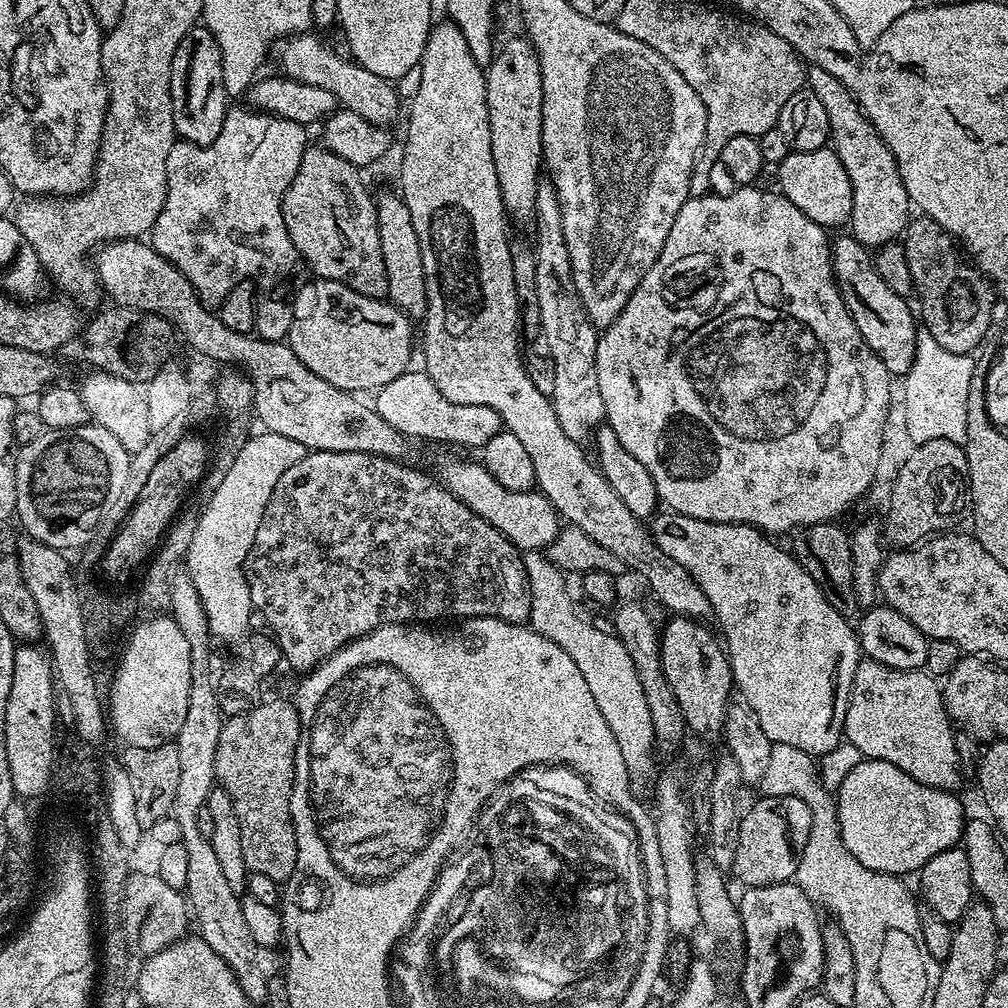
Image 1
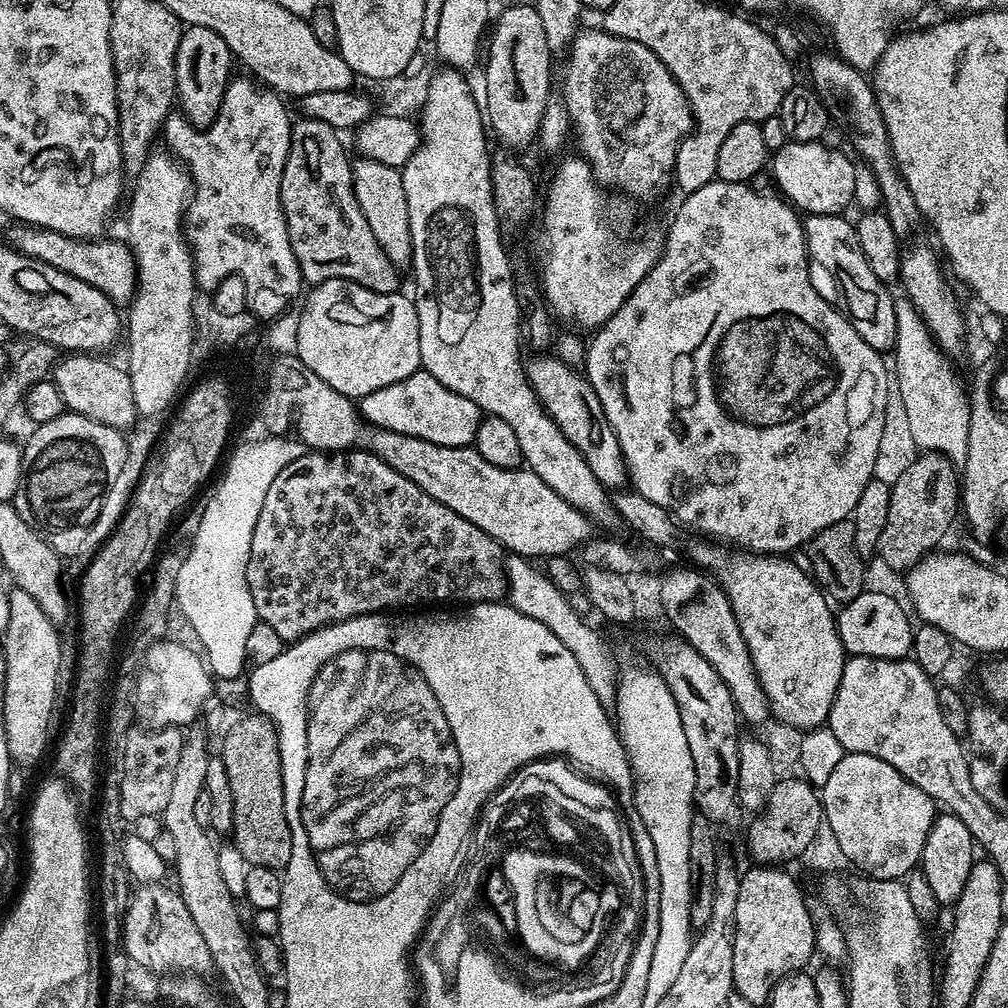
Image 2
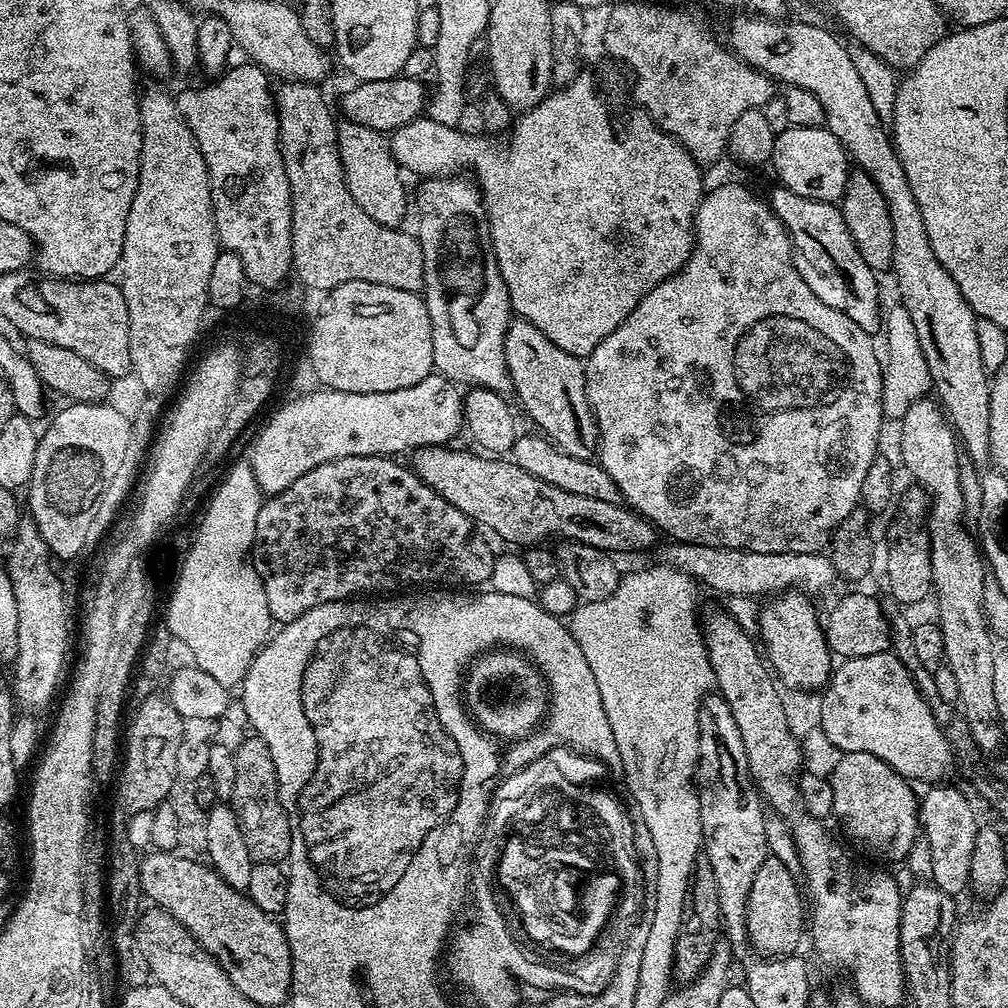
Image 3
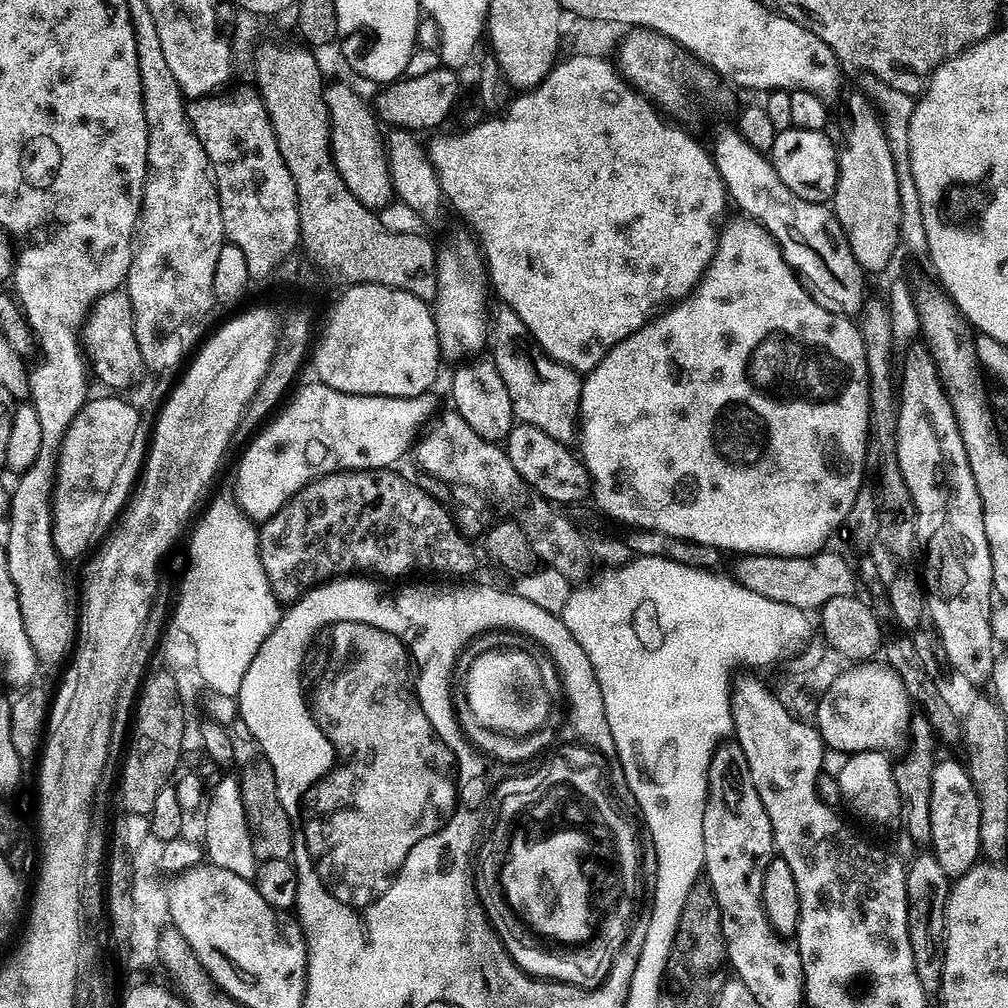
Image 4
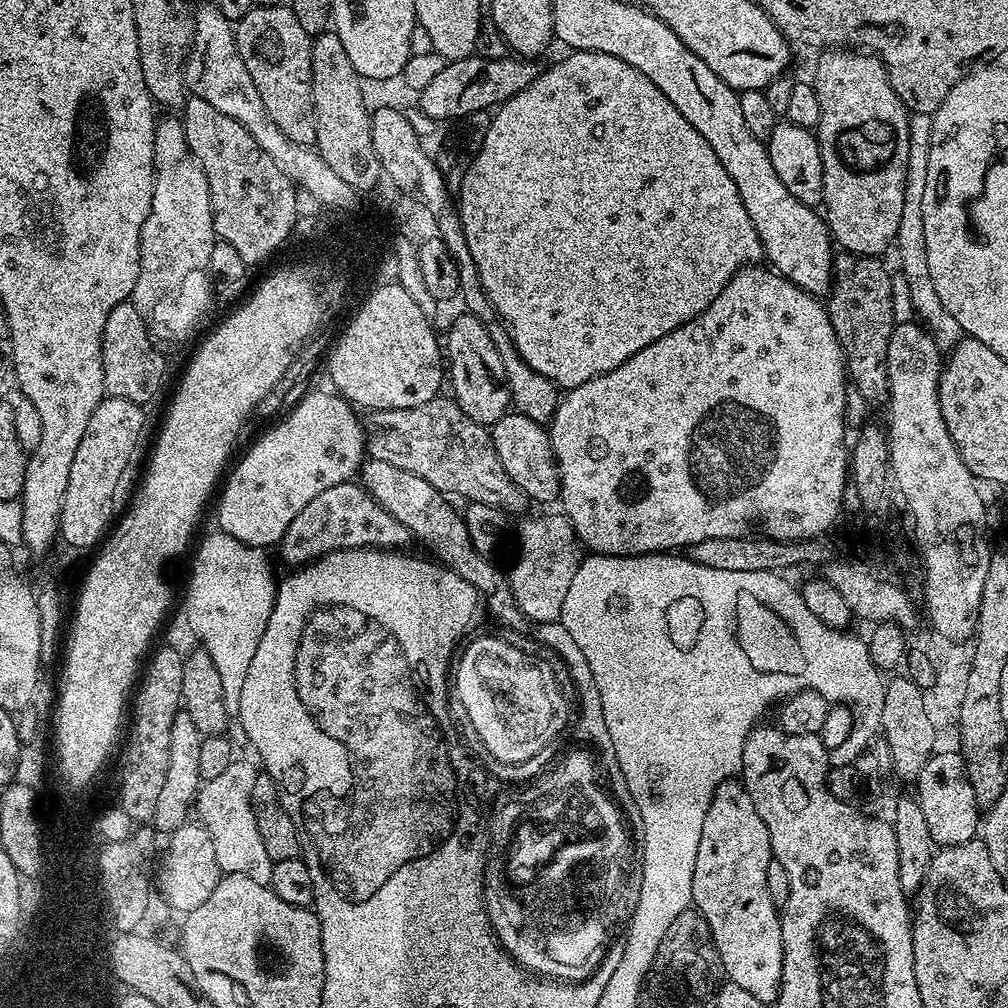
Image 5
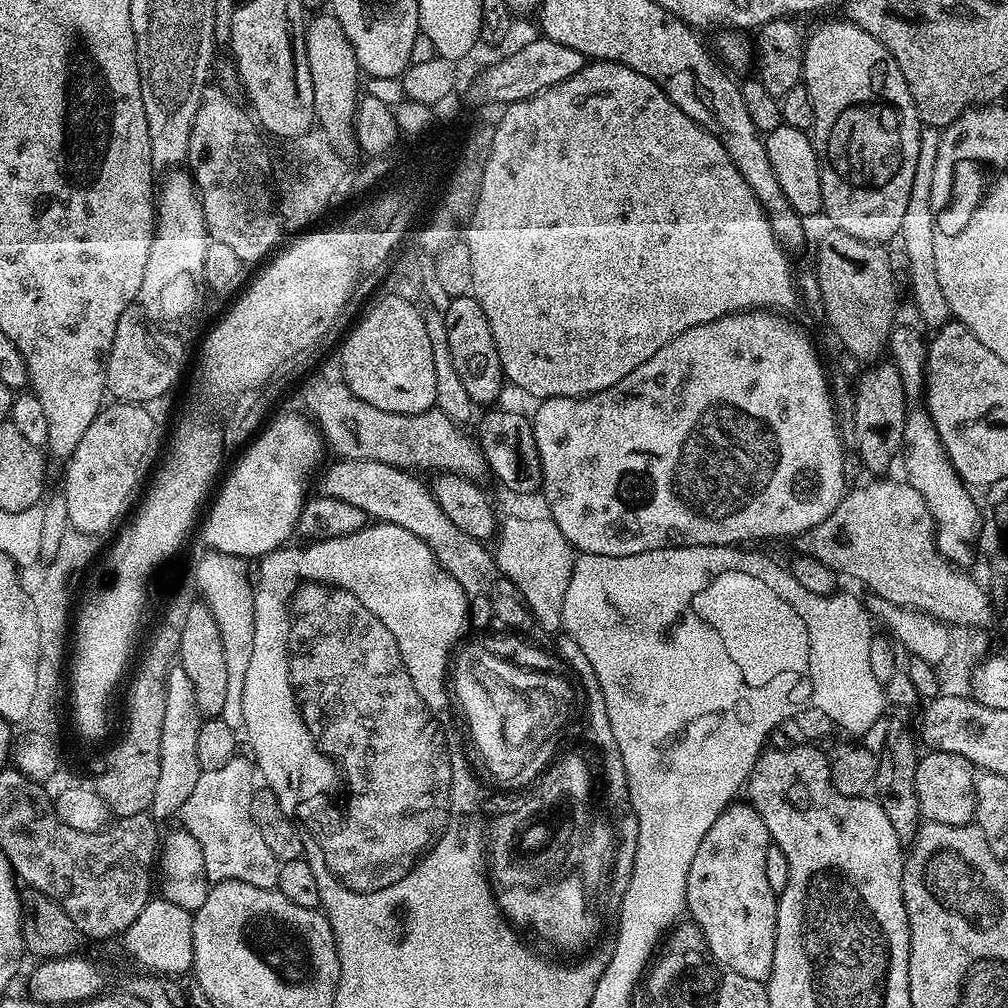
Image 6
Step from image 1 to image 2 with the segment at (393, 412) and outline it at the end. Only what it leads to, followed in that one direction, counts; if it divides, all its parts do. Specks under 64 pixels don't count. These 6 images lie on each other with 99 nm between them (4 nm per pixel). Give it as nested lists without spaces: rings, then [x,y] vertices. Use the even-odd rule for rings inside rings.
[[[423,370],[410,374],[410,378],[402,378],[402,382],[374,390],[374,394],[359,401],[358,407],[360,415],[370,424],[386,430],[398,430],[398,434],[410,434],[438,446],[455,448],[469,447],[475,441],[482,419],[480,407],[470,402],[470,398],[454,394],[454,390],[442,386],[438,378]]]

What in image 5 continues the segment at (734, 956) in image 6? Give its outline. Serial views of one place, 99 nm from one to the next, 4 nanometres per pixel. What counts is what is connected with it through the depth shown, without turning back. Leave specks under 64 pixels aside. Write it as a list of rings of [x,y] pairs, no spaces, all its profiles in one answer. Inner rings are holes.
[[[739,779],[724,780],[716,787],[714,798],[706,810],[706,822],[702,822],[702,838],[698,838],[698,858],[694,858],[694,882],[692,904],[710,926],[710,934],[720,955],[720,967],[729,981],[742,990],[754,994],[765,1006],[775,1005],[782,982],[782,930],[777,901],[766,886],[766,870],[774,859],[770,846],[770,834],[766,822],[758,818],[754,802]]]

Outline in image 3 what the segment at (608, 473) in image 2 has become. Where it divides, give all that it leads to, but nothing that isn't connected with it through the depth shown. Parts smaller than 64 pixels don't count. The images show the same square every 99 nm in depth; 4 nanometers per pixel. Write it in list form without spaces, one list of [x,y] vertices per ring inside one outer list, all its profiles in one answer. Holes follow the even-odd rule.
[[[519,318],[508,322],[504,349],[518,408],[520,403],[519,411],[524,411],[560,451],[574,458],[592,460],[600,447],[600,431],[588,401],[585,361],[574,354],[566,354],[566,350],[562,350],[562,346],[554,346],[538,326]]]

